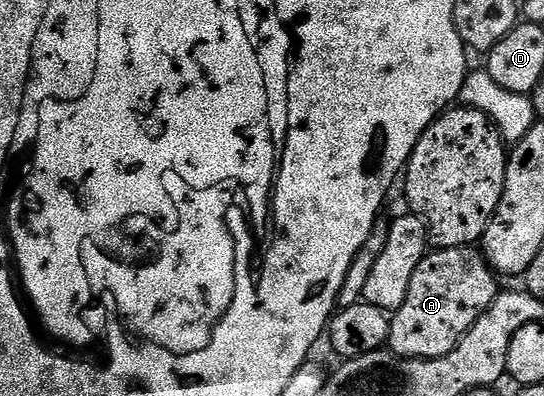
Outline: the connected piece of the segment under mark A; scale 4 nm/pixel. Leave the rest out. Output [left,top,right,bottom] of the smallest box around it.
[388,248,497,357]

